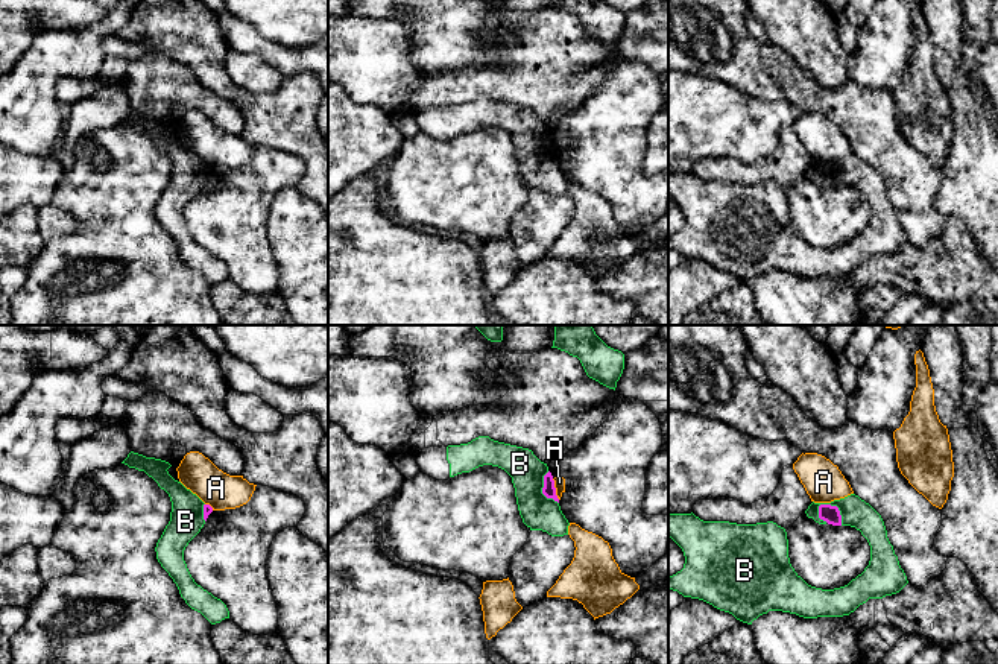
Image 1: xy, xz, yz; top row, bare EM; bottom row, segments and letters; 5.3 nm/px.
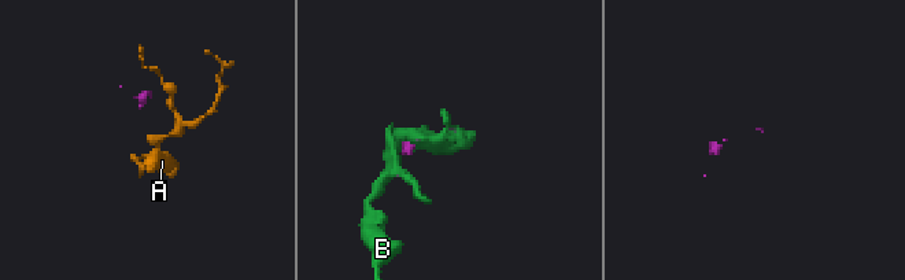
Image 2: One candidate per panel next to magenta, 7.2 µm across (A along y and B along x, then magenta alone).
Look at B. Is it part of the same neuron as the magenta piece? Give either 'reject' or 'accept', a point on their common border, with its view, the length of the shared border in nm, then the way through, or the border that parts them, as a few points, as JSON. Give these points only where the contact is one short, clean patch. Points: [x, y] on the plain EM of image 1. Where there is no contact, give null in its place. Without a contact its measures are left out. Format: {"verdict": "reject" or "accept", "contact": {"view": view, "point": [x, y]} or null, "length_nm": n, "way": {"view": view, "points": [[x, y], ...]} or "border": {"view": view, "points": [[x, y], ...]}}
{"verdict": "accept", "contact": {"view": "yz", "point": [836, 166]}, "length_nm": 170}

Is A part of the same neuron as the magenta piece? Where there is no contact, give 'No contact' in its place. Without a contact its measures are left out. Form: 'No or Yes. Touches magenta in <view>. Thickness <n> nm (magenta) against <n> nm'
No. Touches magenta in xz. Thickness 70 nm (magenta) against 60 nm

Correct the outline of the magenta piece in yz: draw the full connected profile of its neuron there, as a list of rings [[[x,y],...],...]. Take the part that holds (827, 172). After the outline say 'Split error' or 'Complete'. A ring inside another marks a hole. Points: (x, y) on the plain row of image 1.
[[[851,153],[831,163],[811,163],[805,170],[819,184],[851,185],[861,191],[870,205],[870,220],[861,234],[848,245],[822,249],[808,245],[791,226],[788,199],[784,187],[773,181],[737,184],[729,181],[703,181],[691,173],[668,173],[668,198],[684,211],[685,223],[668,237],[668,251],[703,260],[752,284],[769,270],[782,270],[804,278],[843,277],[869,258],[883,258],[899,252],[907,236],[899,225],[881,175],[858,155]]]. Split error

